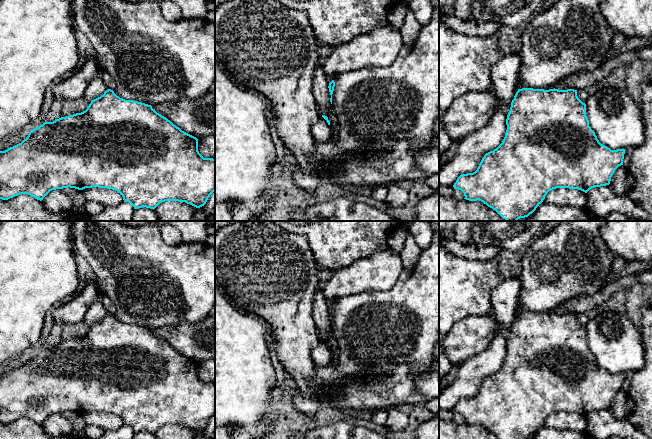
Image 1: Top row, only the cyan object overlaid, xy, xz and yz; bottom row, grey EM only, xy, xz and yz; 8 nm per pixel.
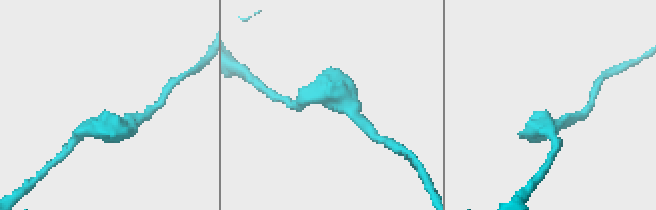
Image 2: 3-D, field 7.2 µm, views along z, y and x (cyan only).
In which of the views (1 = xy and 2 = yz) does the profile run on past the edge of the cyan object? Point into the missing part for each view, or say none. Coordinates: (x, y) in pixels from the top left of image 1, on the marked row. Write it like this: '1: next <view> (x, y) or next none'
1: next none
2: next none

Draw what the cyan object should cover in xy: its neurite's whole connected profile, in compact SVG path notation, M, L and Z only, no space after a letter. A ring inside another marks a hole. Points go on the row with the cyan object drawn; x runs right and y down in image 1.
M108 89L103 95L92 100L85 111L61 117L53 122L44 122L39 127L30 131L21 143L5 151L0 151L0 199L8 200L20 194L28 194L42 201L50 191L68 187L78 190L92 187L112 189L119 192L123 200L129 202L134 209L142 207L155 209L160 203L165 201L185 202L196 208L200 208L206 204L210 195L215 191L215 159L204 158L198 151L198 139L182 131L166 117L157 113L151 105L133 100L125 100L117 96L113 90Z

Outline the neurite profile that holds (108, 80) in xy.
M102 70L101 76L108 89L113 90L115 88L115 81L109 73L106 70Z

